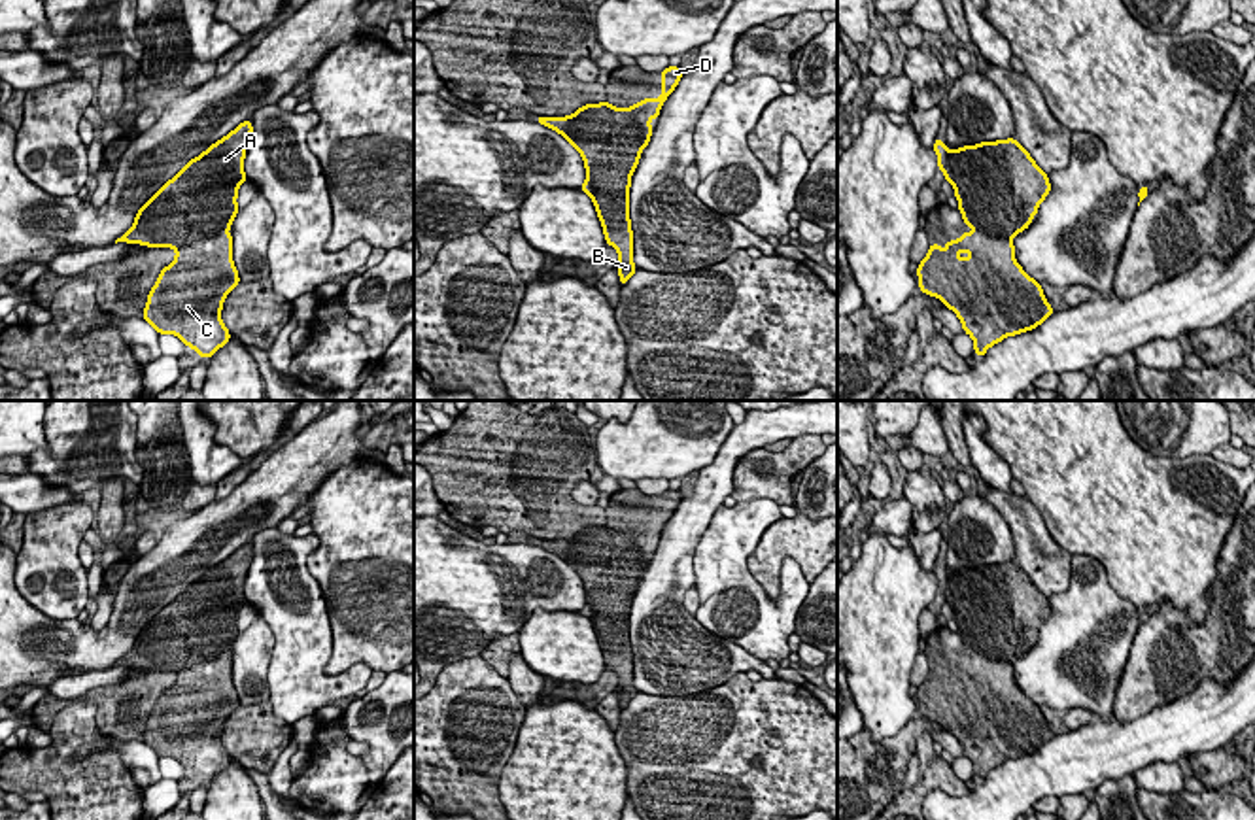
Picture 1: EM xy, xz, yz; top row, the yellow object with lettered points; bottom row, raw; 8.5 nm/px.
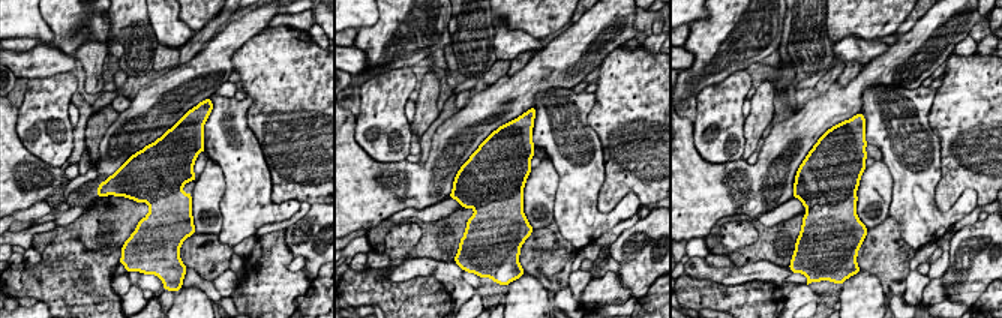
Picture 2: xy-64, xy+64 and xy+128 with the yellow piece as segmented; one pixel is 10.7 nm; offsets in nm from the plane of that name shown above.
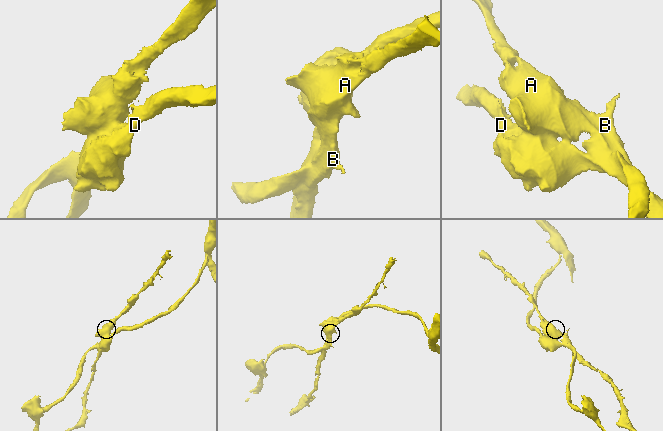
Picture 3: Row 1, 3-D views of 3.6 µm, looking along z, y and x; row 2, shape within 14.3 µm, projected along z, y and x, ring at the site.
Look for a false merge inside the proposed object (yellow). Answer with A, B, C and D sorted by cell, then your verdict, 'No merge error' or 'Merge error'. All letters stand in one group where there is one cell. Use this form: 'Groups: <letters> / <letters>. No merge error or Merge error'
Groups: A B / C D. Merge error

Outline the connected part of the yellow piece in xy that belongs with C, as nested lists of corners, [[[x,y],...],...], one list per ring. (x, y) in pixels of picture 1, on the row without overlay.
[[[227,654],[178,671],[142,735],[159,758],[178,760],[200,782],[210,782],[231,763],[221,733],[240,701],[232,684],[232,658]]]

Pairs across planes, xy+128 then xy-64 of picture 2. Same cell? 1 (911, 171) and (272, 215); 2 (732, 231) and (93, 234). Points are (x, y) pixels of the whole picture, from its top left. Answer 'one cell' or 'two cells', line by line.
1: one cell
2: two cells

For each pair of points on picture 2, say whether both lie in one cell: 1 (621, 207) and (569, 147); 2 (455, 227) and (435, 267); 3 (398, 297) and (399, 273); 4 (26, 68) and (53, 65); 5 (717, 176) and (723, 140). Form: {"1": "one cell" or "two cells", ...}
{"1": "one cell", "2": "two cells", "3": "two cells", "4": "one cell", "5": "two cells"}

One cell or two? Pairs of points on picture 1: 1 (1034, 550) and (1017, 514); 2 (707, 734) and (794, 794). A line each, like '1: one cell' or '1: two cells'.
1: one cell
2: one cell

